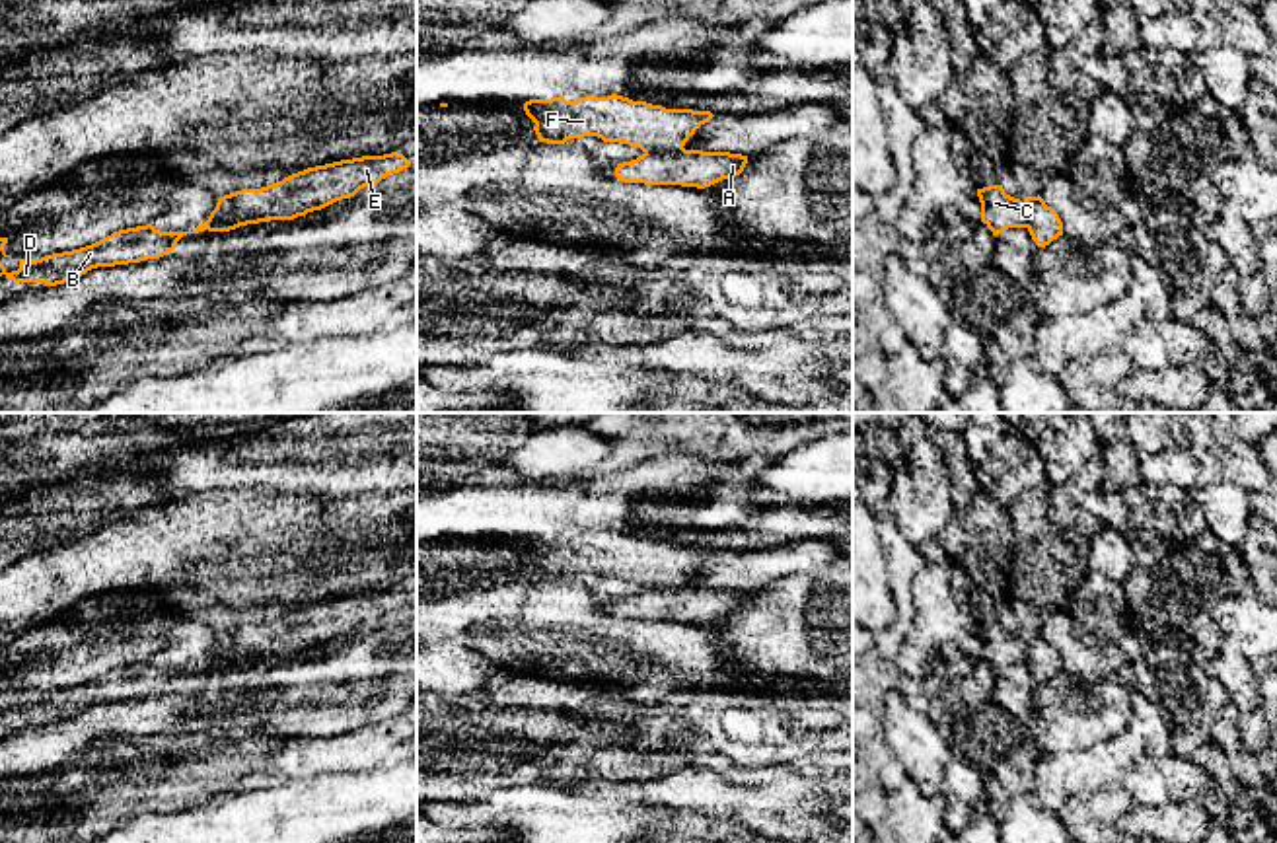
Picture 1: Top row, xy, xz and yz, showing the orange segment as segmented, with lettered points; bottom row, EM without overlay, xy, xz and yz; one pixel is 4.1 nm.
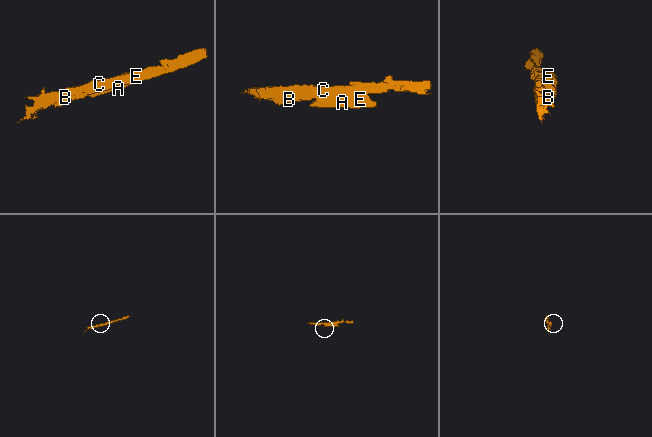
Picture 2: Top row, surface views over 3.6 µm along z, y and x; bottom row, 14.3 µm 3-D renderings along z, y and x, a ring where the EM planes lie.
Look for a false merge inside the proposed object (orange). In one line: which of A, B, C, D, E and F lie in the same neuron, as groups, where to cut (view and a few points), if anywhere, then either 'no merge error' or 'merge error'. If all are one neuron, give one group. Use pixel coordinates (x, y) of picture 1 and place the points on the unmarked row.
A E / B C D F; cut in xz along (682, 583), (645, 590); merge error

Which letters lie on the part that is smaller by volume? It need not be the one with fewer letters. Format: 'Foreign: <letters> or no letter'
Foreign: A, E

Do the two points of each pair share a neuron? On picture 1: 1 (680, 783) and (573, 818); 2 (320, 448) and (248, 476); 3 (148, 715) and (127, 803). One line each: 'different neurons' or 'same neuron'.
1: different neurons
2: same neuron
3: different neurons

